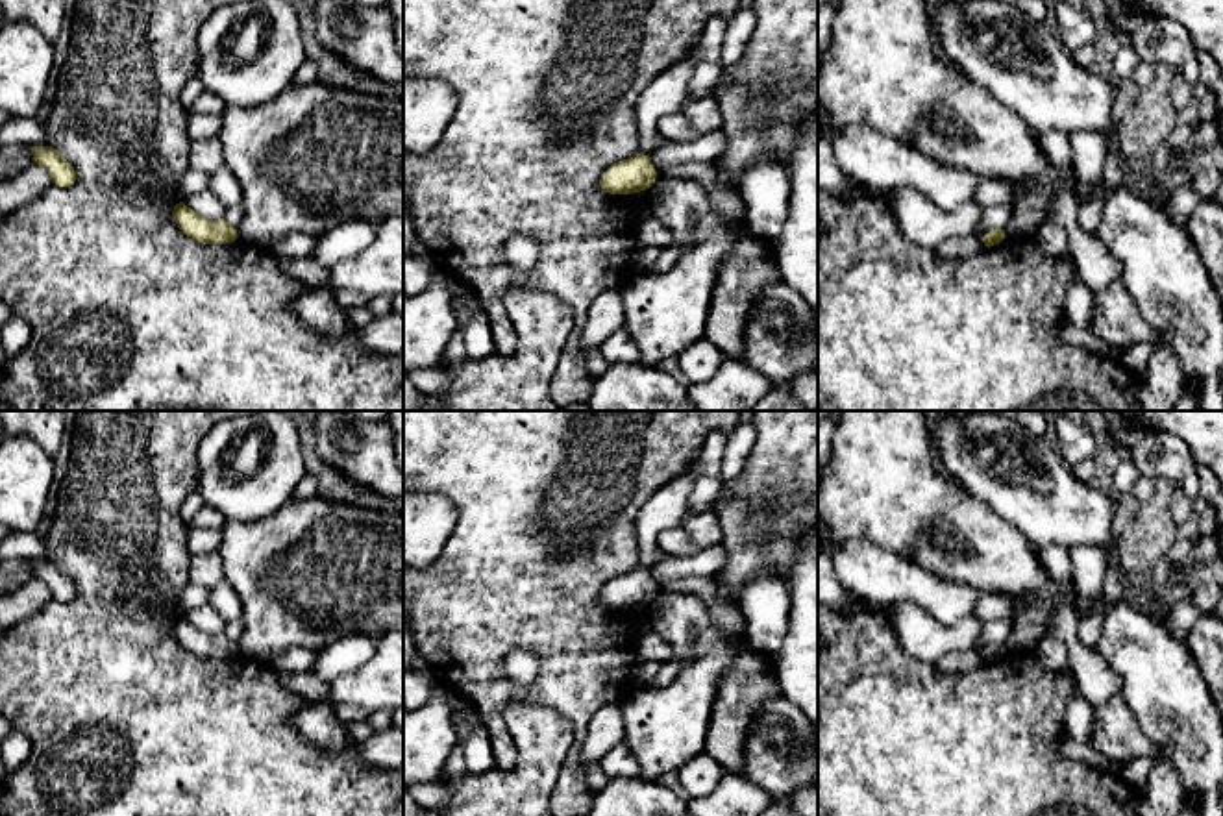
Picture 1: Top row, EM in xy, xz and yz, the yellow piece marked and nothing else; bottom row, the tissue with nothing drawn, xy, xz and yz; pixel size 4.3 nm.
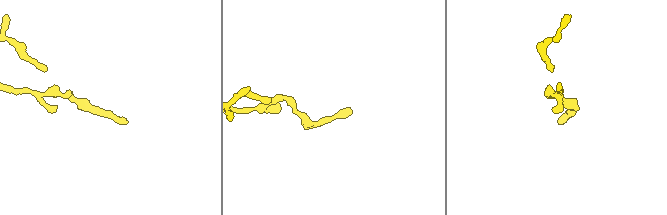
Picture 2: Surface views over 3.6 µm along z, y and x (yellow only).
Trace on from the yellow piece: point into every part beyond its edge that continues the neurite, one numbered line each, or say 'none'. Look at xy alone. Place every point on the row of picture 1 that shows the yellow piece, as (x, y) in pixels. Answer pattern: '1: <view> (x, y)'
none

